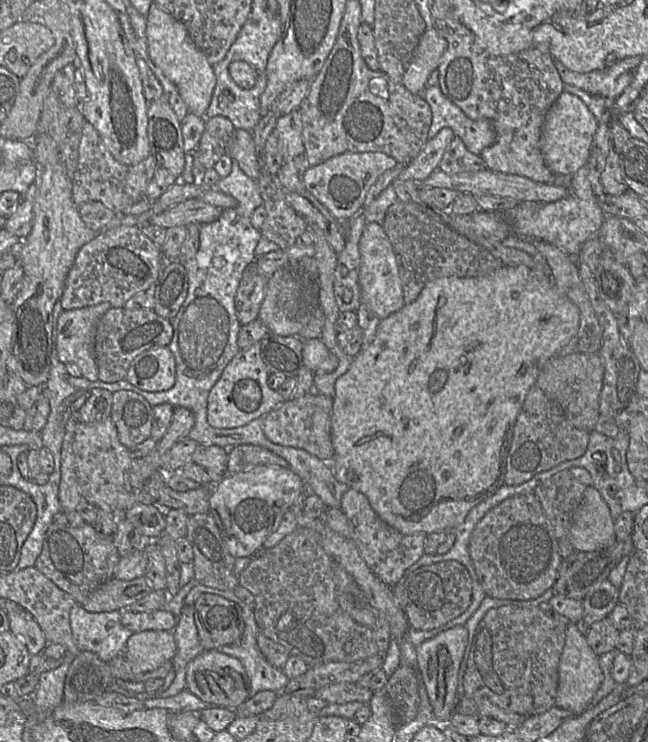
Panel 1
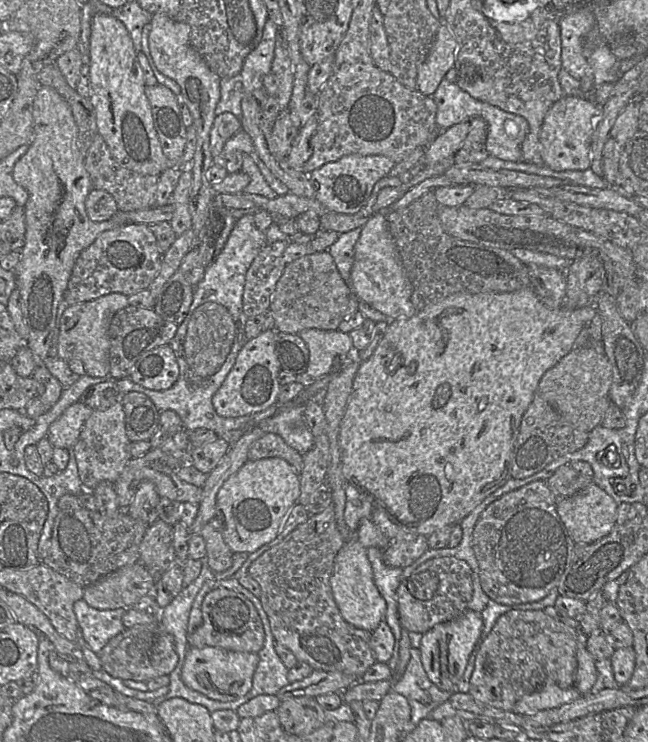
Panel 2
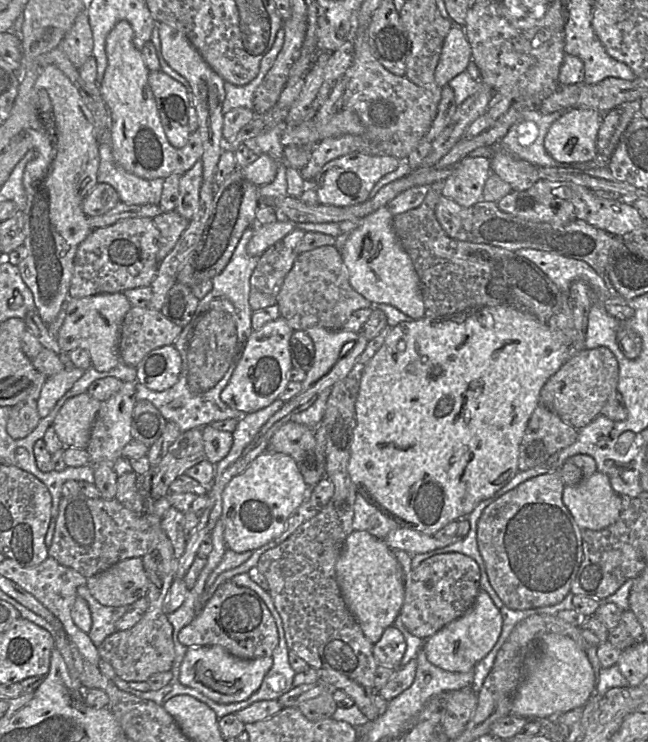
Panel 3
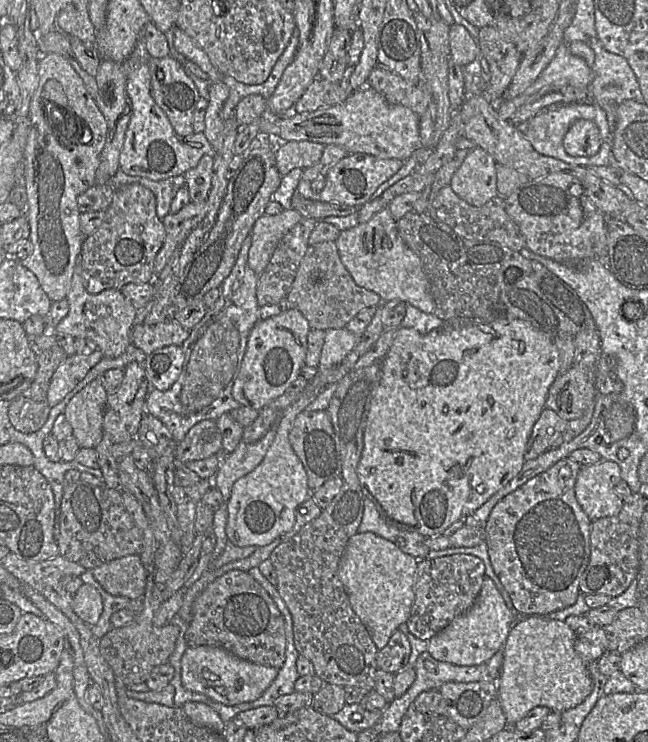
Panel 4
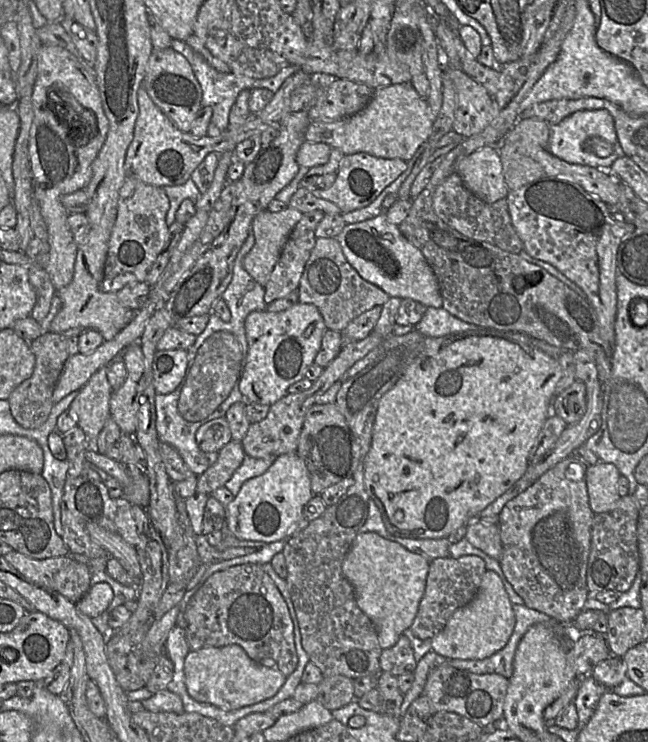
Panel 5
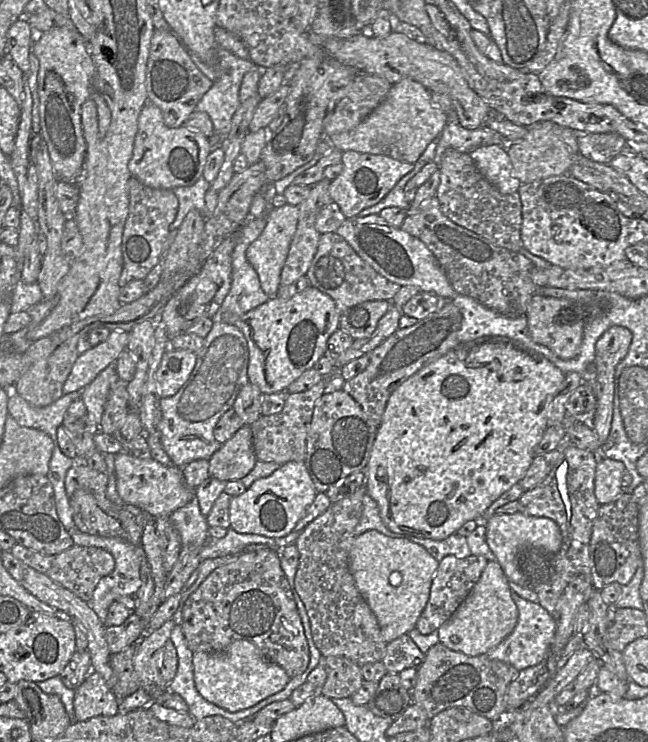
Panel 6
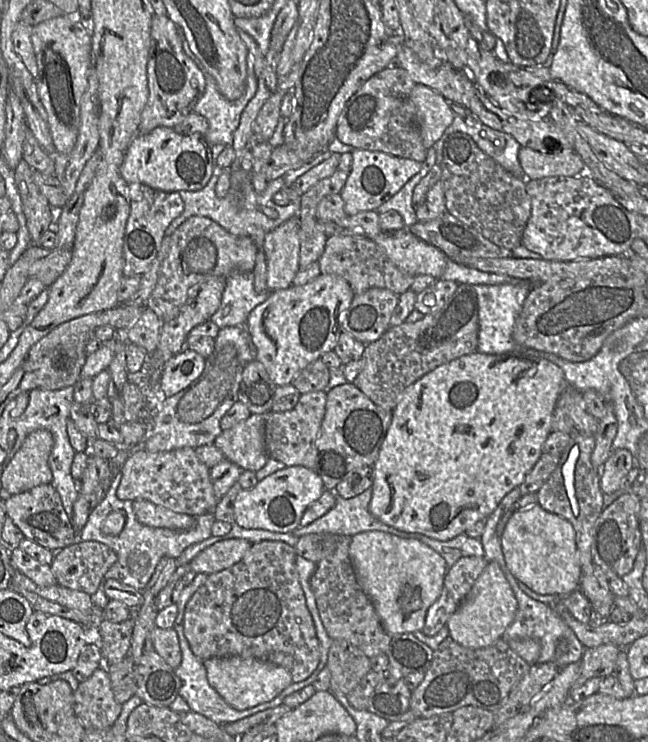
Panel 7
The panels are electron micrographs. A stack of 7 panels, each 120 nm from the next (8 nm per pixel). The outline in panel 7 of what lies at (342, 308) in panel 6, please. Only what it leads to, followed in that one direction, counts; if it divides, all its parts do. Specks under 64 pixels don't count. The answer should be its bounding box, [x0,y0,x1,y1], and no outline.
[318,235,415,295]

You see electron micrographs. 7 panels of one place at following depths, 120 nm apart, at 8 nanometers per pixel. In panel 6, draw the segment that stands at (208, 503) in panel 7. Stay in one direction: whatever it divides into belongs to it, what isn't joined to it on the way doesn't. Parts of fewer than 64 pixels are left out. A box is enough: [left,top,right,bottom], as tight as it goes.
[114,451,195,517]

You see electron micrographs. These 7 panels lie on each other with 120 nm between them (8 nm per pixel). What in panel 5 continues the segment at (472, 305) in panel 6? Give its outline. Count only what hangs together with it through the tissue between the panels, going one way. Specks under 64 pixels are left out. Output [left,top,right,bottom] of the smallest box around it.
[414,307,478,337]

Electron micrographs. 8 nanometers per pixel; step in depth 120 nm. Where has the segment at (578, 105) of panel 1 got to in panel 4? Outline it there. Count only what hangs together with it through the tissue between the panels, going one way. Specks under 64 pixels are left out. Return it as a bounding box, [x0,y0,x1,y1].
[563,119,601,157]

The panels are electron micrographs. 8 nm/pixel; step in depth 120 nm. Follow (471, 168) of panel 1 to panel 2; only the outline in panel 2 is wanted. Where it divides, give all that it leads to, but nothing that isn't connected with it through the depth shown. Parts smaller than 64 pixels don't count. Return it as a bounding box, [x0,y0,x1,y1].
[453,117,489,164]

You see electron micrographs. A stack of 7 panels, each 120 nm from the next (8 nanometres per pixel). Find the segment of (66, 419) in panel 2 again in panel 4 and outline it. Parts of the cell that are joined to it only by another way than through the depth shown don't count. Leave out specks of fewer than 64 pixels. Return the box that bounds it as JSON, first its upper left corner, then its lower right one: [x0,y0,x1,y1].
[63,378,107,448]

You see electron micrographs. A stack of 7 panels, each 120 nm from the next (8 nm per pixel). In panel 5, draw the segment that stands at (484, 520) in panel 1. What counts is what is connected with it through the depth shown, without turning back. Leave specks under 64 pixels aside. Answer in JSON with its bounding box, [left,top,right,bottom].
[498,455,594,625]

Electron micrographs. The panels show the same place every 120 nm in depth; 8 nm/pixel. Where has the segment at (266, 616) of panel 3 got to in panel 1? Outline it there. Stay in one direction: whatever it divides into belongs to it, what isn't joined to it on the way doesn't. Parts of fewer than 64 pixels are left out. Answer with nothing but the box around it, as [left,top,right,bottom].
[194,593,245,650]

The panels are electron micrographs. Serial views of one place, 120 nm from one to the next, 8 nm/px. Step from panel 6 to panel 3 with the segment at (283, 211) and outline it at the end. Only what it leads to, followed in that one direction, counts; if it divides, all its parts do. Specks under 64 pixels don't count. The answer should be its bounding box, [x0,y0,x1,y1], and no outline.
[247,220,296,257]

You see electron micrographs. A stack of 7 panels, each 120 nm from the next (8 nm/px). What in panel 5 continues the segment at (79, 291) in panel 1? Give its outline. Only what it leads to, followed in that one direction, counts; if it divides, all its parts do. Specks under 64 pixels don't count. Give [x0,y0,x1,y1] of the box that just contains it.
[100,176,169,293]

